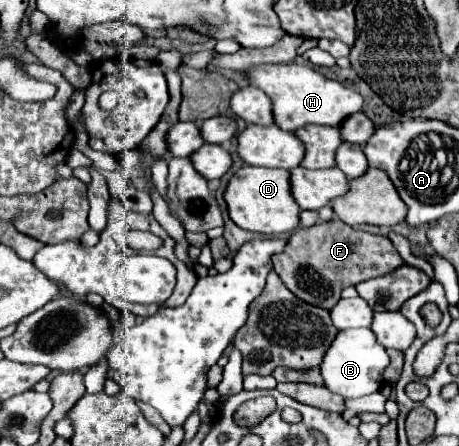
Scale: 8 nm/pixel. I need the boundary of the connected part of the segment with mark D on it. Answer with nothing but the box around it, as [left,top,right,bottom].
[224,167,300,235]

